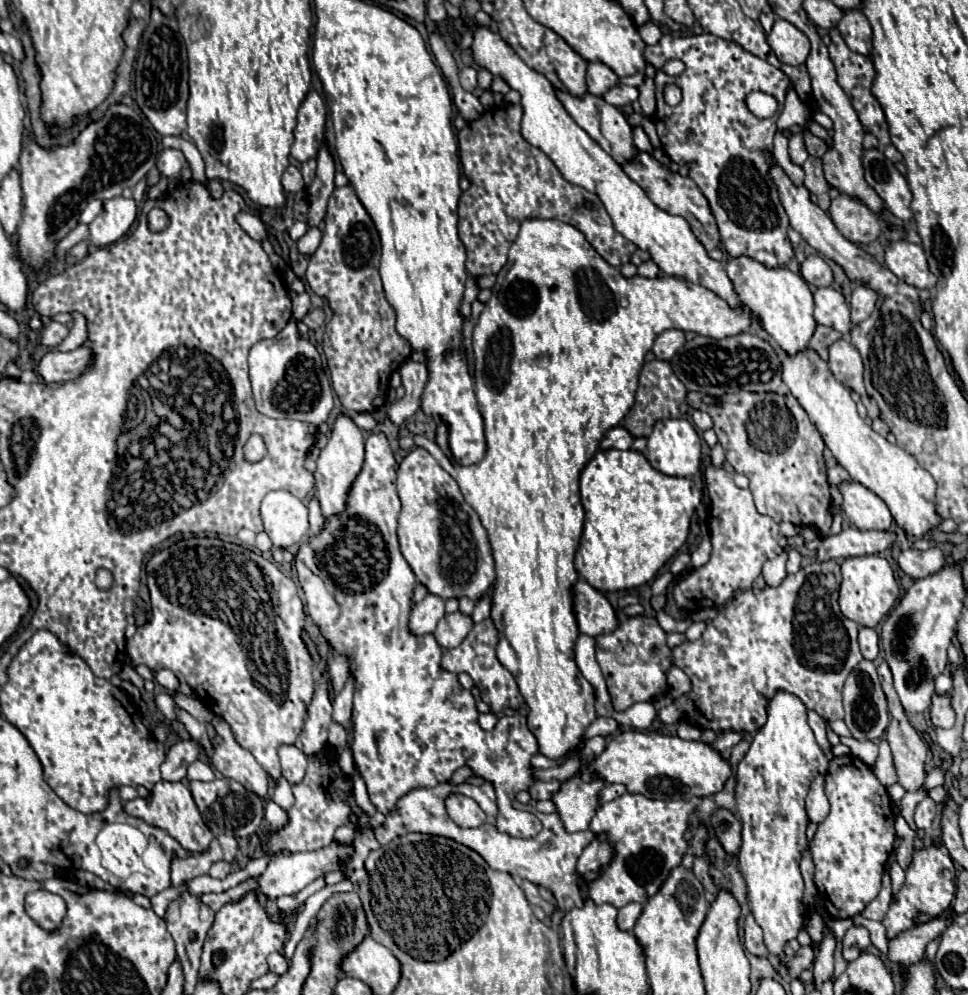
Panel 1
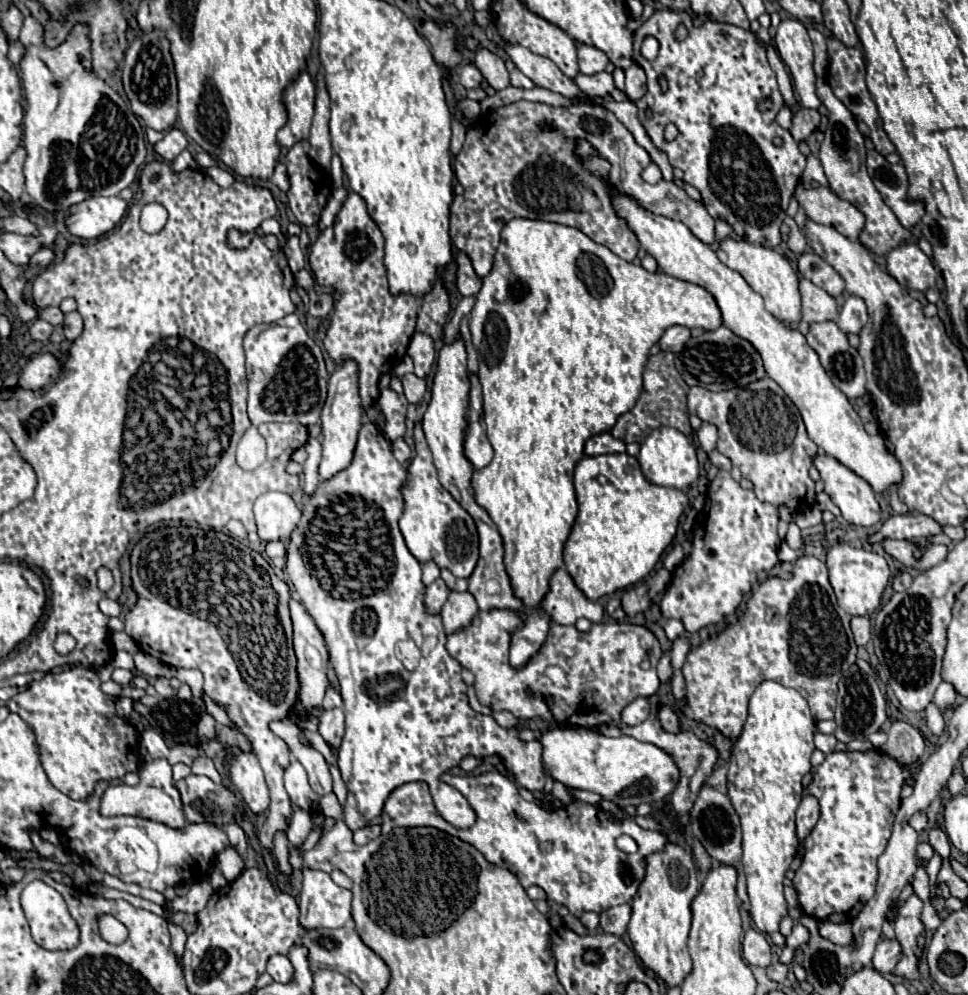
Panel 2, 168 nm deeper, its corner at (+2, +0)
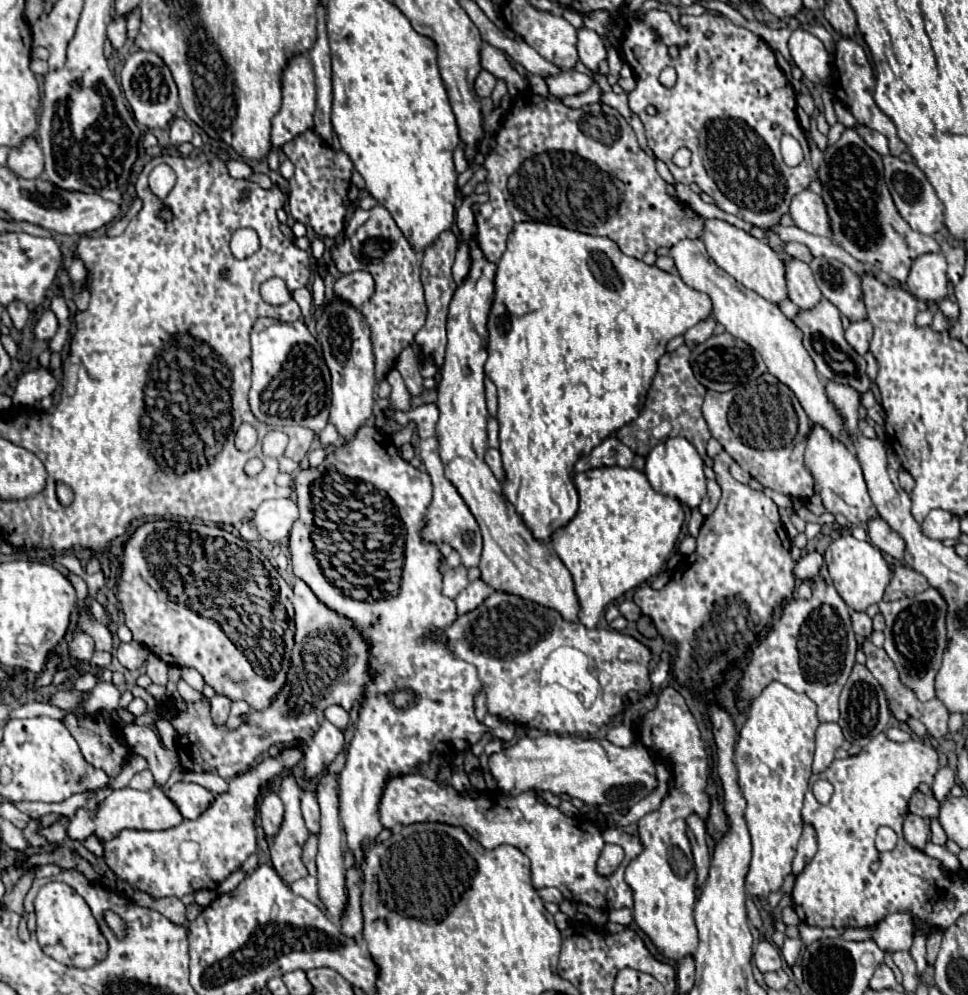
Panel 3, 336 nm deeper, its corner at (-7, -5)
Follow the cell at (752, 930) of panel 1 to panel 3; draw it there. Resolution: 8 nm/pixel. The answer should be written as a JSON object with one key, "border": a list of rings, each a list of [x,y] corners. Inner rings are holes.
{"border":[[[767,940],[759,942],[759,946],[757,946],[757,950],[753,954],[753,962],[761,972],[771,972],[771,970],[781,970],[783,968],[779,948],[773,946]]]}

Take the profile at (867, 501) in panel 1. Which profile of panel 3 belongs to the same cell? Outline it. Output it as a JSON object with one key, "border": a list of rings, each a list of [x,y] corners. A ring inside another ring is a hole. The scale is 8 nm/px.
{"border":[[[811,424],[811,434],[807,436],[805,468],[809,470],[809,474],[815,480],[815,486],[819,488],[825,512],[843,514],[855,526],[865,524],[877,516],[877,510],[867,492],[867,484],[863,480],[863,472],[857,462],[857,456],[843,442],[839,442],[837,438],[831,438],[831,434],[827,434],[827,430],[823,430],[823,426],[819,424]]]}

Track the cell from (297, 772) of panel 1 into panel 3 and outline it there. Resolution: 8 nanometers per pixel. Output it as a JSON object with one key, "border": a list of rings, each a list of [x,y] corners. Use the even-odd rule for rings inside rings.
{"border":[[[313,790],[303,792],[301,810],[303,810],[303,820],[307,824],[307,830],[311,834],[319,834],[319,804],[317,804],[317,796]]]}

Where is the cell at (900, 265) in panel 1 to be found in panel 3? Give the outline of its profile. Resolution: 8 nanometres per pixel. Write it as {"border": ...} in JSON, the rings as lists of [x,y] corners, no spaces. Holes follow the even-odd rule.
{"border":[[[943,254],[919,256],[909,272],[907,290],[923,302],[939,302],[947,298],[947,262]]]}

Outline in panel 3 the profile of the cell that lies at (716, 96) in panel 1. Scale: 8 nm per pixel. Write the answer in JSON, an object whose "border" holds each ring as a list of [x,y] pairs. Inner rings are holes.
{"border":[[[649,10],[649,12],[645,12],[643,16],[637,16],[637,18],[631,18],[631,20],[629,20],[627,32],[625,32],[625,36],[623,36],[621,44],[619,44],[619,52],[621,52],[623,62],[631,66],[631,70],[635,72],[635,78],[637,78],[635,90],[629,92],[629,108],[641,118],[641,122],[643,122],[643,126],[645,126],[645,134],[647,134],[647,144],[649,144],[649,148],[653,150],[653,154],[655,154],[659,160],[663,160],[663,162],[667,164],[667,168],[671,170],[671,174],[675,176],[675,180],[681,182],[681,184],[693,184],[693,182],[695,182],[703,192],[707,192],[707,194],[711,194],[711,196],[715,198],[715,202],[717,202],[717,206],[719,206],[721,210],[725,210],[725,212],[729,212],[729,214],[735,214],[735,216],[739,214],[743,220],[751,222],[753,226],[759,226],[759,228],[767,230],[767,228],[779,224],[779,218],[781,218],[783,214],[787,214],[787,210],[789,210],[791,198],[793,198],[795,194],[799,194],[801,190],[805,190],[805,188],[809,186],[809,182],[813,182],[813,180],[817,178],[817,172],[815,172],[813,166],[811,166],[807,138],[805,138],[805,132],[803,132],[803,128],[801,128],[801,124],[799,124],[799,120],[797,120],[797,114],[795,114],[795,106],[797,106],[797,104],[795,104],[793,86],[789,84],[789,80],[787,80],[787,76],[783,74],[783,70],[777,66],[775,54],[773,54],[773,50],[765,44],[765,40],[759,38],[757,34],[749,32],[747,28],[735,26],[727,16],[721,16],[721,14],[709,14],[709,12],[705,12],[705,14],[701,14],[701,16],[687,16],[687,14],[683,14],[683,16],[679,16],[677,22],[673,22],[673,18],[671,18],[669,12],[665,12],[665,10]],[[671,44],[675,44],[675,46],[681,48],[679,58],[671,58],[671,56],[667,54],[667,48],[669,48]],[[667,66],[673,66],[675,72],[677,72],[677,82],[675,82],[673,88],[665,88],[663,84],[659,84],[659,72],[661,72],[663,68],[667,68]],[[649,104],[653,104],[653,106],[657,108],[657,114],[655,114],[655,116],[645,114],[645,108],[647,108]],[[783,134],[791,134],[791,136],[797,138],[799,144],[803,146],[805,160],[803,160],[799,166],[795,166],[795,168],[789,168],[789,166],[783,162],[783,158],[781,158],[779,142],[781,142],[781,136],[783,136]],[[681,146],[685,146],[685,148],[689,148],[689,150],[693,152],[691,164],[689,164],[687,168],[677,168],[677,166],[673,164],[673,150],[679,150]]]}

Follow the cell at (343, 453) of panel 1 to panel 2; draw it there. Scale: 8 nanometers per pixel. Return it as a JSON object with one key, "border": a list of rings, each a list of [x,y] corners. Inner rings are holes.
{"border":[[[348,361],[346,365],[338,367],[328,381],[328,399],[322,409],[322,461],[318,467],[322,481],[328,481],[330,477],[334,477],[334,473],[350,465],[358,441],[358,429],[362,425],[360,419],[362,419],[362,405],[358,397],[356,365]]]}

